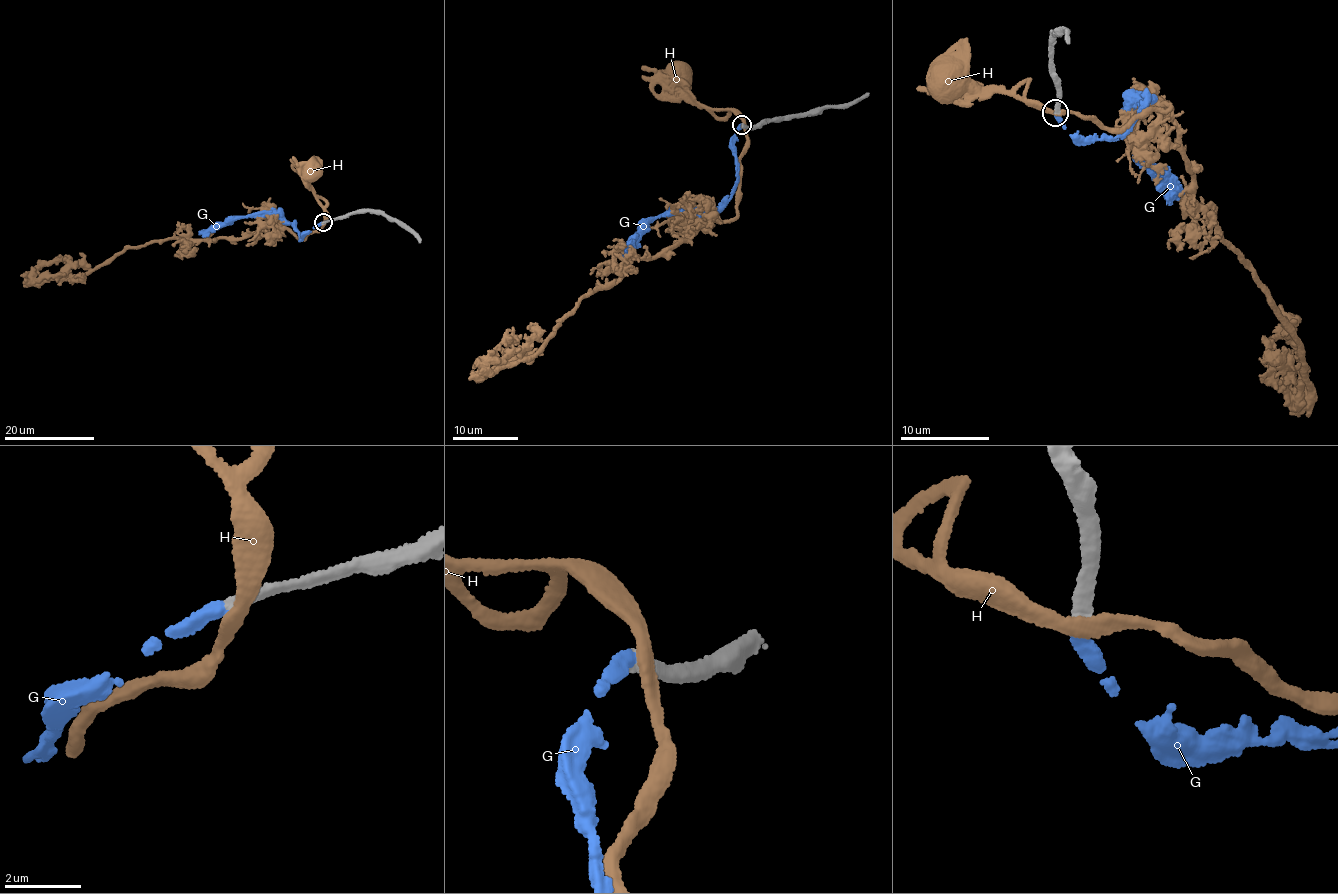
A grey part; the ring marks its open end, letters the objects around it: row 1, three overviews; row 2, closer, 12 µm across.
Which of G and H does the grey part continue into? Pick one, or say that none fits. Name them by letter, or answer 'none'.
G

